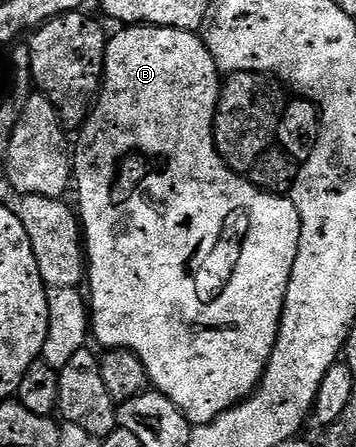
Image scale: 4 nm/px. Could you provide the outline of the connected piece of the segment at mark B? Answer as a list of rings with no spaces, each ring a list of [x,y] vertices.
[[[126,26],[114,39],[112,36],[108,40],[103,86],[89,112],[89,118],[80,128],[81,140],[75,143],[75,158],[72,160],[75,191],[77,187],[76,206],[83,228],[83,247],[87,252],[87,303],[91,308],[92,338],[97,338],[105,349],[126,347],[128,351],[133,351],[139,361],[143,361],[150,384],[175,401],[175,405],[193,425],[210,423],[216,415],[221,415],[228,407],[251,395],[261,382],[261,374],[277,340],[277,327],[281,323],[281,310],[301,236],[299,213],[292,198],[260,191],[244,174],[232,171],[221,160],[213,140],[213,118],[217,112],[222,82],[222,76],[200,34],[180,31],[178,27]]]

